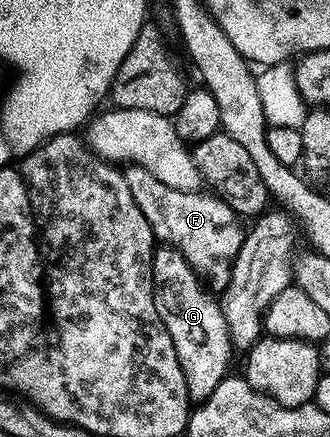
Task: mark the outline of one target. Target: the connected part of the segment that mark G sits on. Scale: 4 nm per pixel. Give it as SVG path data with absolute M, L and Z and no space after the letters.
M160 246L152 253L152 278L158 289L158 303L164 325L174 342L182 374L186 378L189 401L201 402L210 398L215 387L229 375L228 363L234 357L223 303L198 273L190 267L188 259L176 248Z

